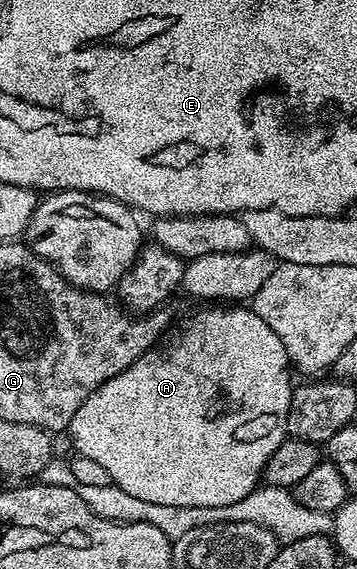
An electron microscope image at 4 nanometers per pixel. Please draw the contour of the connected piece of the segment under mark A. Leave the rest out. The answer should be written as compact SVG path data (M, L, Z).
M210 305L207 307L210 307L207 311L198 311L195 315L188 316L178 328L175 326L161 342L155 345L150 351L145 351L135 363L128 365L128 369L124 369L124 373L116 373L116 377L104 381L104 385L100 385L100 389L96 389L96 393L92 393L88 397L88 401L84 401L84 405L80 405L80 409L76 409L76 417L72 417L68 428L68 436L70 435L71 441L74 442L75 452L77 452L78 455L88 457L88 461L96 461L102 468L108 469L108 477L111 483L120 489L124 489L124 493L129 493L131 497L140 497L140 501L148 501L152 505L180 505L181 507L223 507L224 505L236 505L236 501L244 501L244 497L248 497L248 493L252 493L254 488L259 486L262 478L262 470L268 461L268 457L272 457L272 453L276 453L278 446L288 438L286 422L288 421L288 413L292 405L292 397L294 396L296 383L295 380L290 380L292 366L282 340L268 327L267 322L262 320L249 306Z

